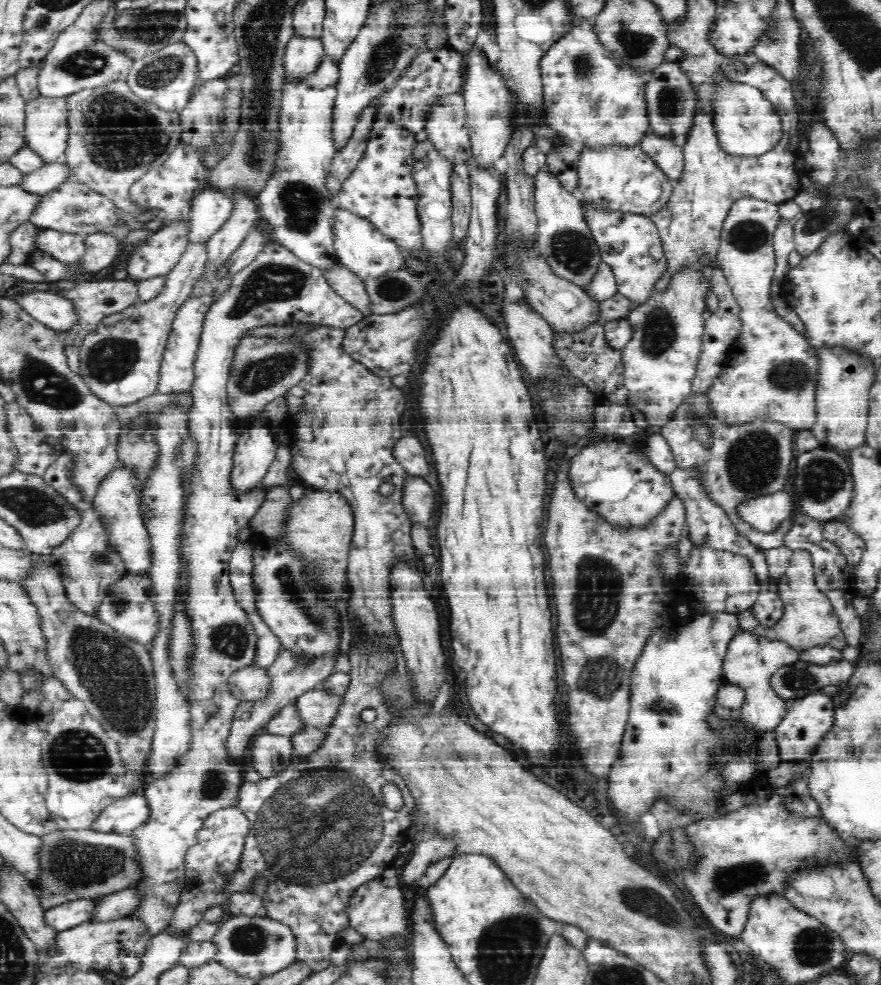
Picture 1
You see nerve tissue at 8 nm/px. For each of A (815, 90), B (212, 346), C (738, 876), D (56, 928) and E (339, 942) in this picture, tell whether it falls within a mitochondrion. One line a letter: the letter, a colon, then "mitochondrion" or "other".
A: other
B: other
C: mitochondrion
D: other
E: other

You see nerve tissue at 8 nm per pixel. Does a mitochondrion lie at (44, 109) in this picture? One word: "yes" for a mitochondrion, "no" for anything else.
no

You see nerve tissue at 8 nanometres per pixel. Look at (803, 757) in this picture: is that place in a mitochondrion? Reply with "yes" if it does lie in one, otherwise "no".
no

